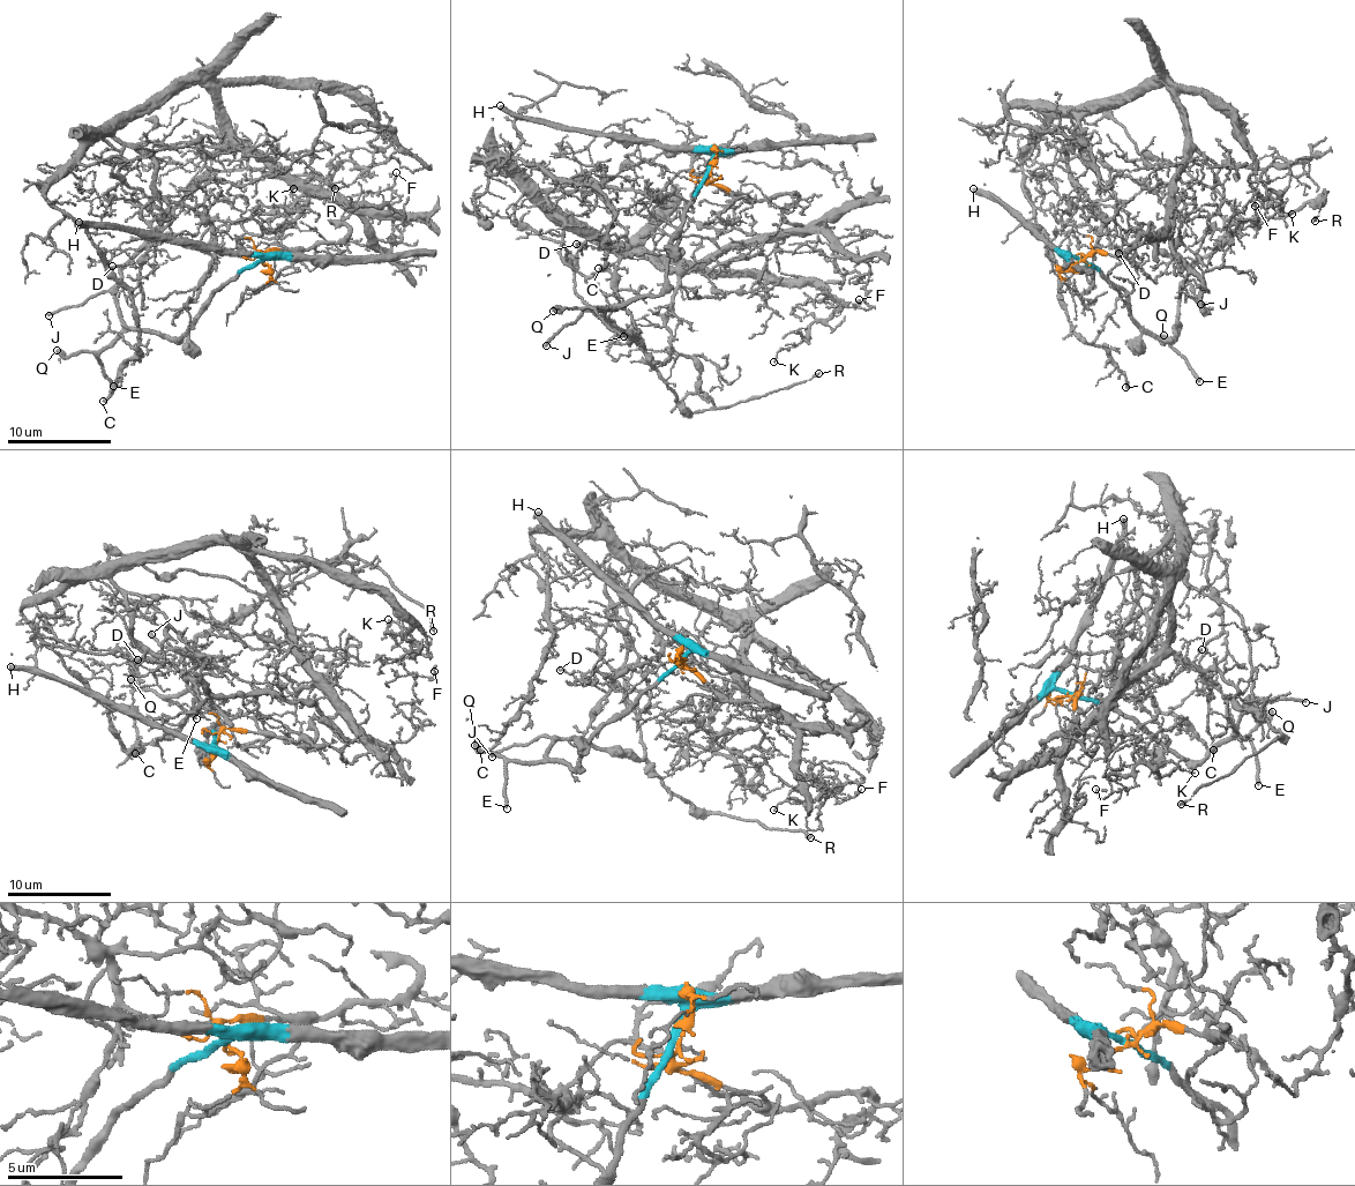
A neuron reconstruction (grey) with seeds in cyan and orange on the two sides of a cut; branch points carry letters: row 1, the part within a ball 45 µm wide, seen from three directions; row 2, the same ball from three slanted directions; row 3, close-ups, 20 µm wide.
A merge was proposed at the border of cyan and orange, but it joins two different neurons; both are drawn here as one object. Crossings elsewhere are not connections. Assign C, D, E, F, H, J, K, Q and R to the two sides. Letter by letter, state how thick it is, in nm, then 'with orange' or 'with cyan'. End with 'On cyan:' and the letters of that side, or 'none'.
C: 240 nm thick; with orange
D: 160 nm thick; with orange
E: 240 nm thick; with cyan
F: 110 nm thick; with orange
H: 440 nm thick; with cyan
J: 200 nm thick; with cyan
K: 110 nm thick; with orange
Q: 440 nm thick; with cyan
R: 200 nm thick; with cyan
On cyan: E, H, J, Q, R

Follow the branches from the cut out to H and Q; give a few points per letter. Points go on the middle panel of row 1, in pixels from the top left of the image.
H: (710, 170), (711, 156), (703, 150), (669, 151), (651, 143), (571, 131), (511, 116), (499, 105)
Q: (710, 170), (669, 248), (664, 286), (656, 295), (627, 299), (620, 307), (552, 311)

